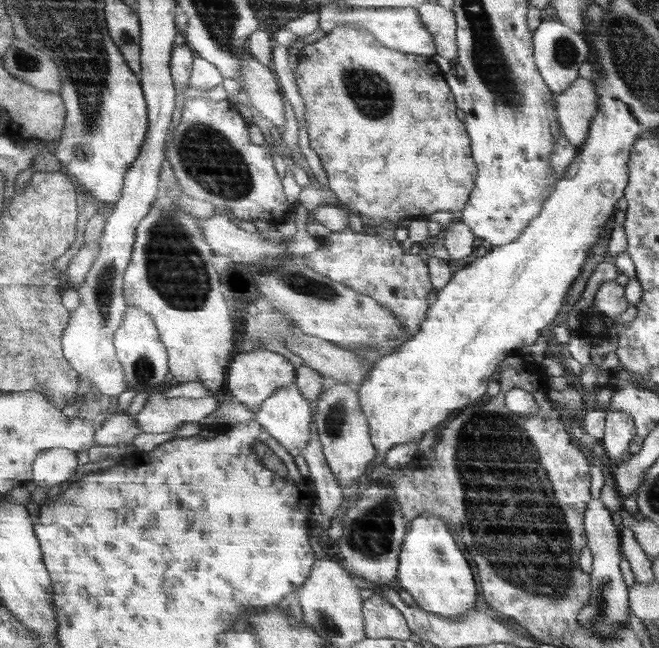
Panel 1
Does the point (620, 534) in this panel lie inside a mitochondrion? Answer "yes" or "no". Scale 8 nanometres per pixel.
no

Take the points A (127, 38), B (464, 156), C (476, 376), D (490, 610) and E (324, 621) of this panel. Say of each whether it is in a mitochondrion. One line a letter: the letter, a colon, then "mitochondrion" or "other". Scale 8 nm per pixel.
A: mitochondrion
B: other
C: other
D: other
E: mitochondrion

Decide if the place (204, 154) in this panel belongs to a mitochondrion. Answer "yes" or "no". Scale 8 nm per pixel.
yes

